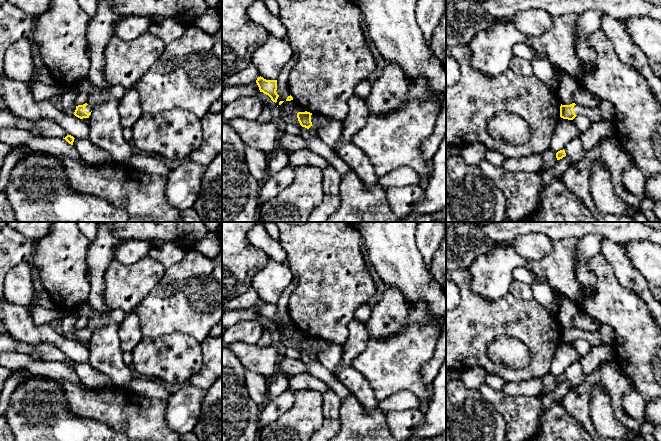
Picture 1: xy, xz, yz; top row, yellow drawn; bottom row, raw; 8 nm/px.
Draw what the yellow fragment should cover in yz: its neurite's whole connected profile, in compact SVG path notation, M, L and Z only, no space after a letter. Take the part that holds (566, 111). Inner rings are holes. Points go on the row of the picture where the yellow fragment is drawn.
M572 103L570 105L560 106L560 117L563 119L573 120L577 115L586 116L591 122L600 122L604 118L598 107L583 107Z

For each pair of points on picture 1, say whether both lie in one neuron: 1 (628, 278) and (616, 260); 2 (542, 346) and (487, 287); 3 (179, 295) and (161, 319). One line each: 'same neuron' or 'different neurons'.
1: same neuron
2: different neurons
3: same neuron

